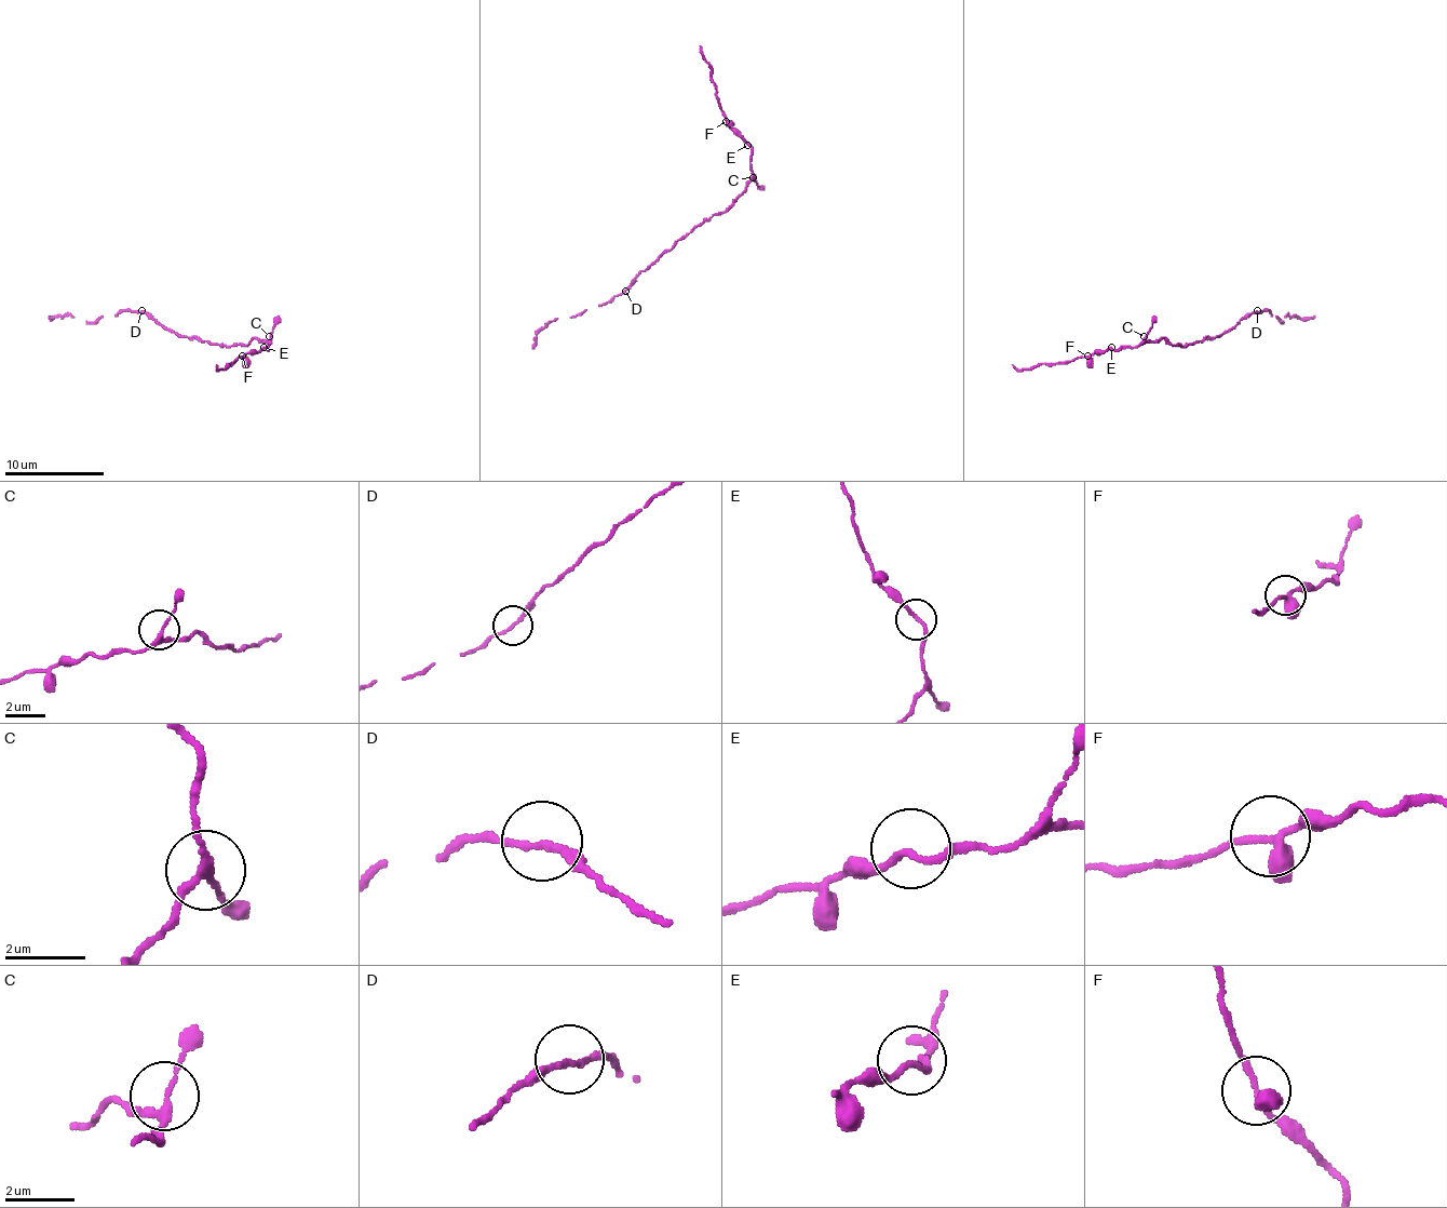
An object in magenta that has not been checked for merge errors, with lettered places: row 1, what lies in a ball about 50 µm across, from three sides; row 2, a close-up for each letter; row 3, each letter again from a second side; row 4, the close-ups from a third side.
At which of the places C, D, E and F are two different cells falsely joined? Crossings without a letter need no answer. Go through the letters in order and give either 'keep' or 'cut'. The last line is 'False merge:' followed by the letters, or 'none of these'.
C: keep
D: keep
E: keep
F: keep
False merge: none of these

